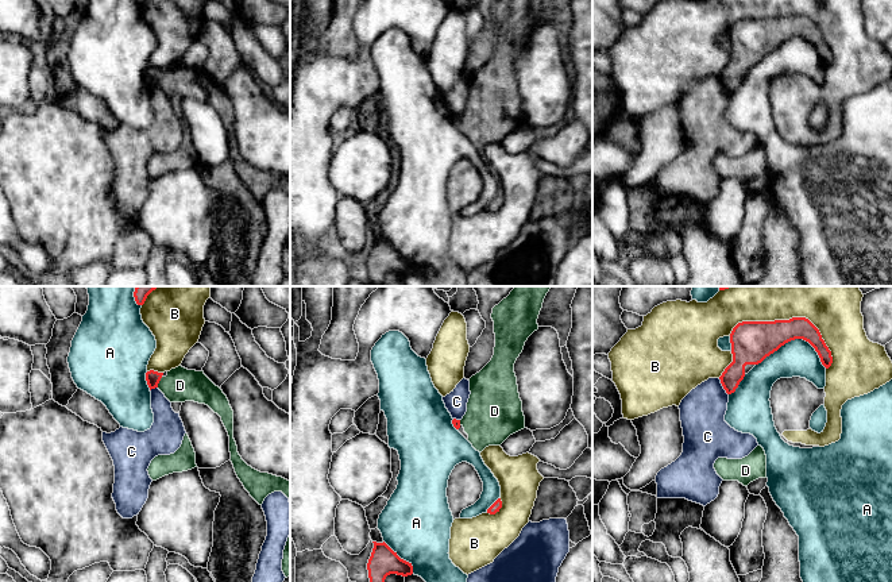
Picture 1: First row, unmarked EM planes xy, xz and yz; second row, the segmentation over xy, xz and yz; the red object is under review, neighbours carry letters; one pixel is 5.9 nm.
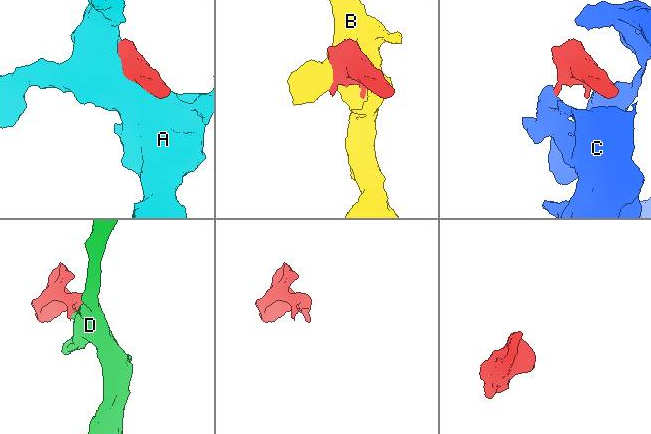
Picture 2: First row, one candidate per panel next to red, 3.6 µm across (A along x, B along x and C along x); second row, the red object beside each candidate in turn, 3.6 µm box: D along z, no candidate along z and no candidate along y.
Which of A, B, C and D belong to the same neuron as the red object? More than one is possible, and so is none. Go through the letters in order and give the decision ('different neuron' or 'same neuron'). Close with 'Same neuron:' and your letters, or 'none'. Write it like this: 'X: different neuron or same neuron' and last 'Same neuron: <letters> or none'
A: different neuron
B: different neuron
C: different neuron
D: same neuron
Same neuron: D

